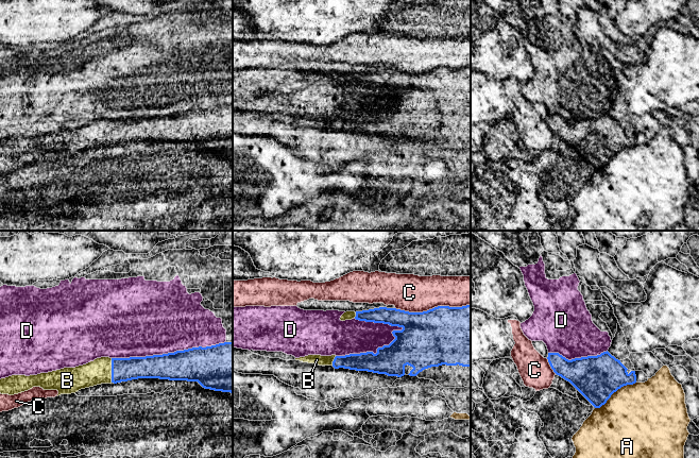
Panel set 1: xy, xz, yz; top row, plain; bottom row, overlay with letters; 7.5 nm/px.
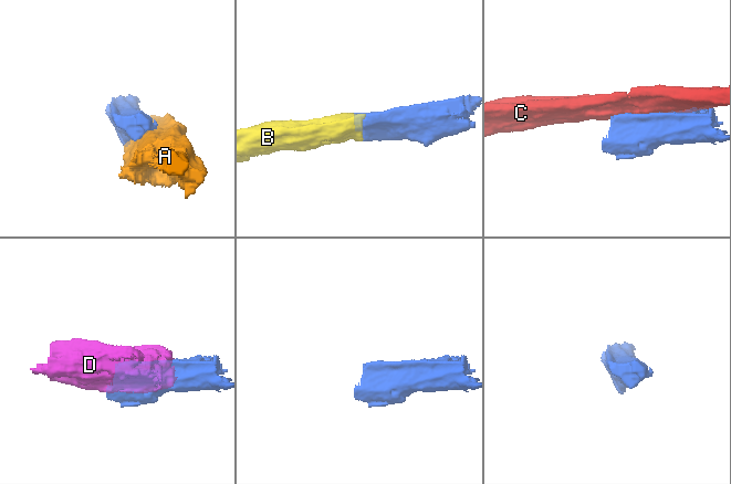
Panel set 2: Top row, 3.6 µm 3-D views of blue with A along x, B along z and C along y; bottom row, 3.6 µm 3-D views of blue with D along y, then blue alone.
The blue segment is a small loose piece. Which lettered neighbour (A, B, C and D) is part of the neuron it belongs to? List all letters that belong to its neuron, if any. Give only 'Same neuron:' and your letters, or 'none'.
Same neuron: B

